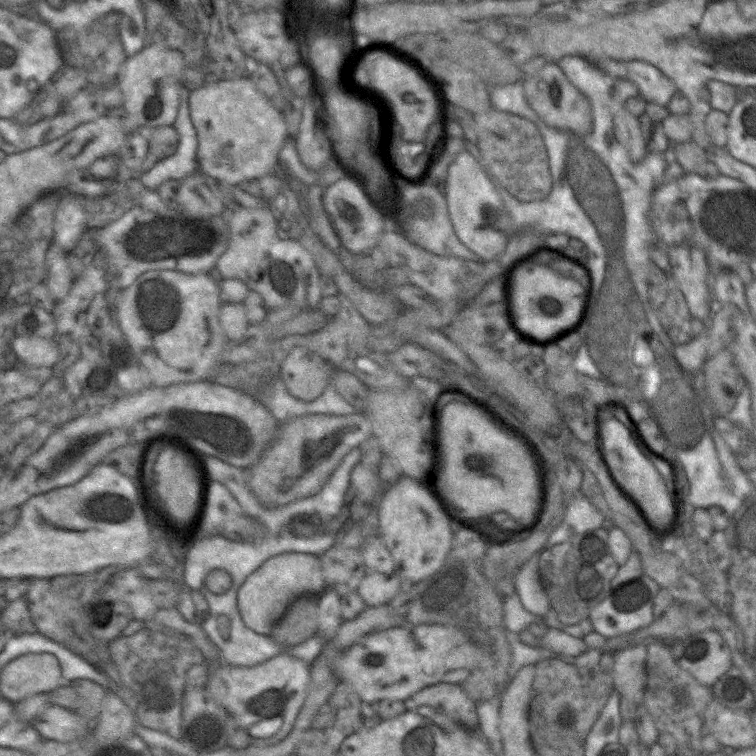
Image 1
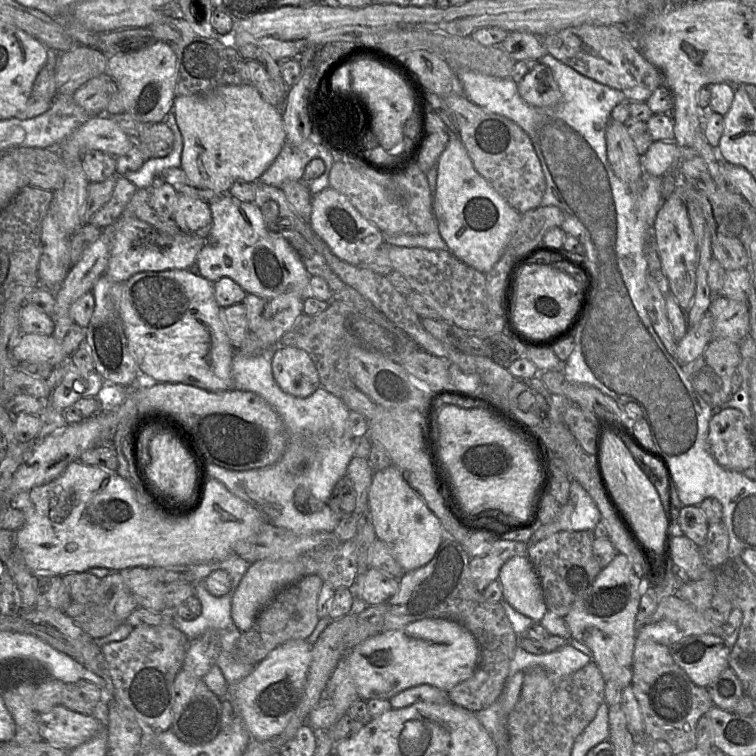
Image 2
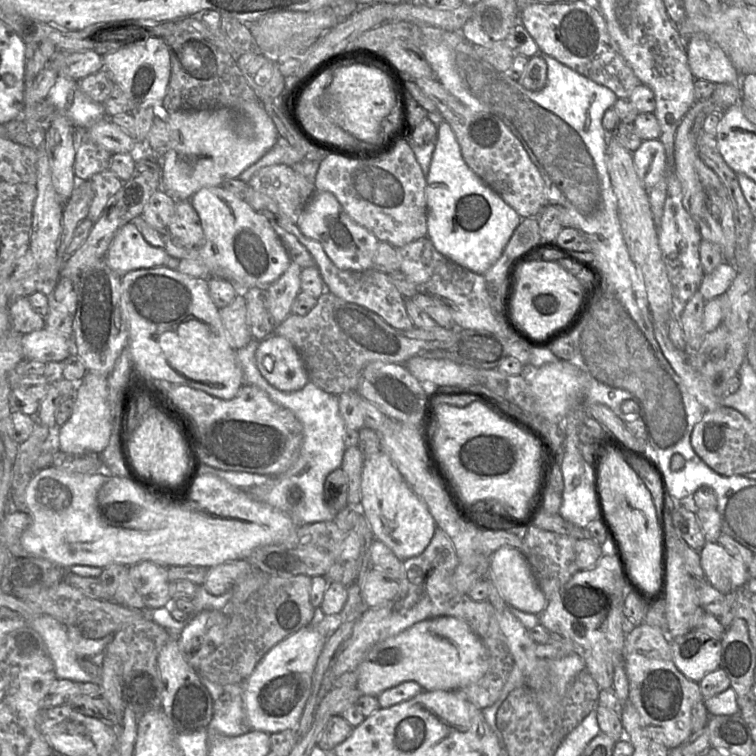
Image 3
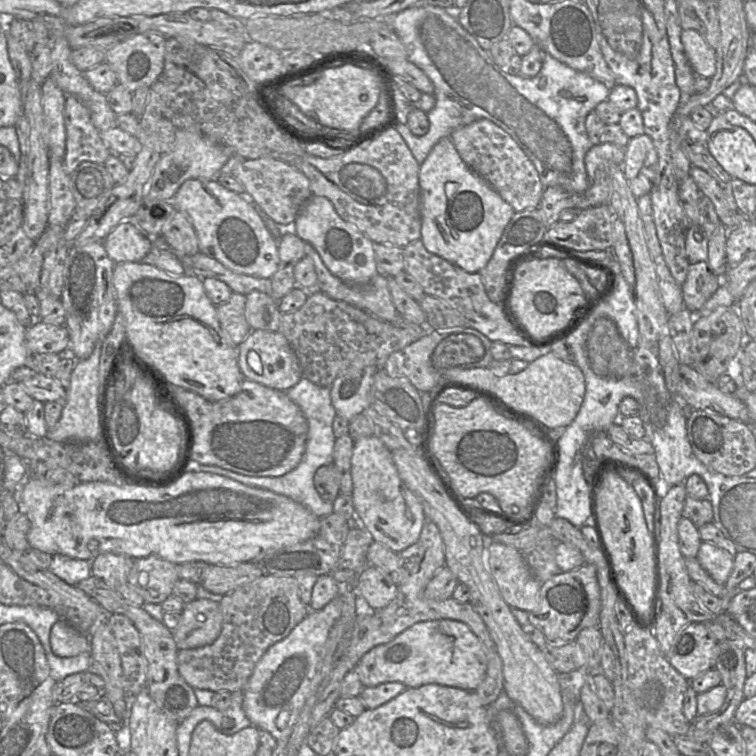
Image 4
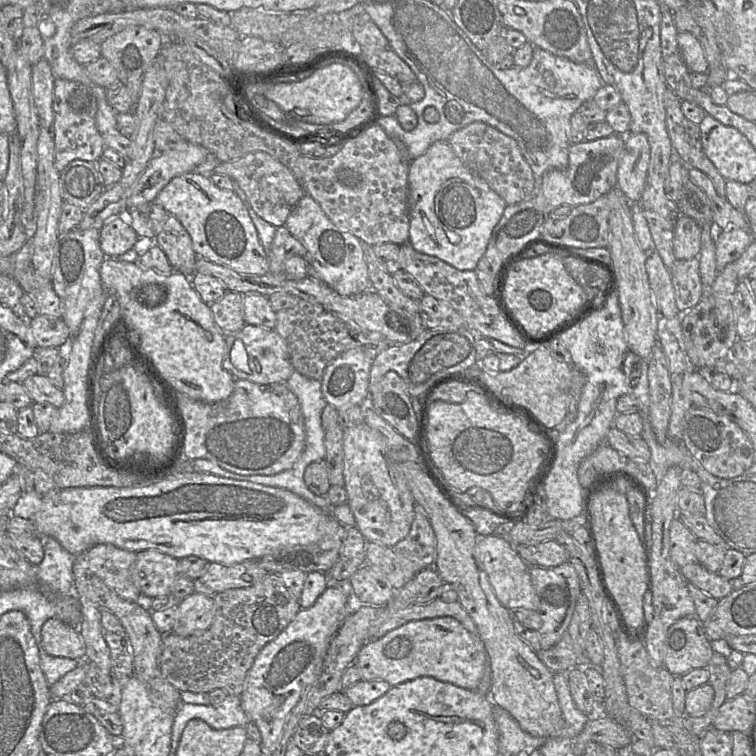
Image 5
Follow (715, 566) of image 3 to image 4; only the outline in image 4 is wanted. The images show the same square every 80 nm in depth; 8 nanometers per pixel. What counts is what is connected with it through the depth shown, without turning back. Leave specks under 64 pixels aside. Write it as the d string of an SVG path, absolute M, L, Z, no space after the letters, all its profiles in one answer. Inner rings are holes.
M702 541L696 558L716 582L725 585L733 569L734 555L715 544Z

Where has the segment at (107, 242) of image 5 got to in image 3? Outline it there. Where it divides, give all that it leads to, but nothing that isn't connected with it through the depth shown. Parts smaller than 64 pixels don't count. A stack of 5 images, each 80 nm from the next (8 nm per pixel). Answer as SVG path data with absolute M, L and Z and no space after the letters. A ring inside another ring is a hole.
M129 222L116 232L108 249L106 262L122 276L133 270L160 266L176 269L179 260L172 258L164 248L148 243L138 227Z

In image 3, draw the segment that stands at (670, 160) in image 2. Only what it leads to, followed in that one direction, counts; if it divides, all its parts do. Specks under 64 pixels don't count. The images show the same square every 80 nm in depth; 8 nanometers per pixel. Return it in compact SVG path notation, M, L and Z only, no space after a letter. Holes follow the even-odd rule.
M659 139L643 140L633 152L633 161L639 179L647 189L653 188L667 174L667 155Z

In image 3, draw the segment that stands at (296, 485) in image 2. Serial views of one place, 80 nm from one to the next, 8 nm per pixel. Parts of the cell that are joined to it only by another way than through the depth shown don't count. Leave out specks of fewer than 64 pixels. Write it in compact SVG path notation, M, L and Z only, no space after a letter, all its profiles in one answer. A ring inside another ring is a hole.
M253 338L245 347L237 350L244 383L262 389L274 402L292 411L299 419L303 426L303 441L298 456L288 470L276 475L223 471L205 465L202 473L217 476L250 497L287 514L297 526L333 521L337 512L333 512L324 502L324 482L329 473L341 467L347 448L346 425L339 412L338 396L325 392L312 381L295 392L284 392L273 387L257 367L256 351L260 341Z

